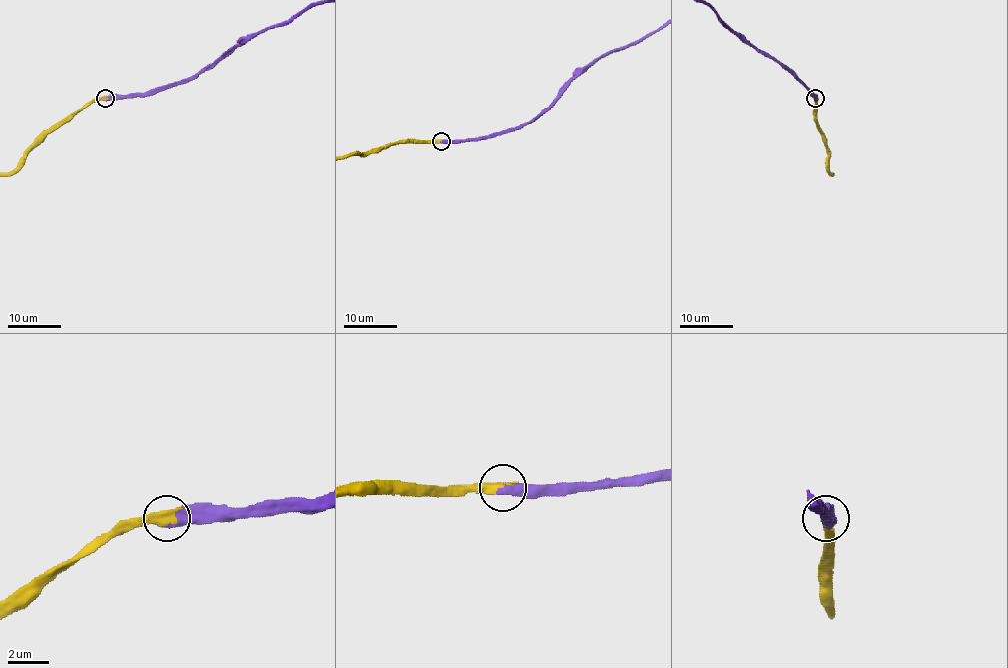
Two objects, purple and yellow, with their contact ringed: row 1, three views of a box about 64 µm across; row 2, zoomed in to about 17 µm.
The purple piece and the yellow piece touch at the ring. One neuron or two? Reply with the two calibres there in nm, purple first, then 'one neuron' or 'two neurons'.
calibres 600 and 600 nm; one neuron

